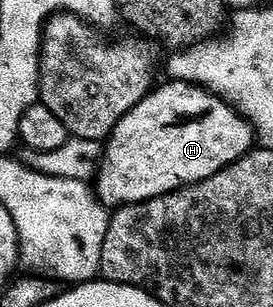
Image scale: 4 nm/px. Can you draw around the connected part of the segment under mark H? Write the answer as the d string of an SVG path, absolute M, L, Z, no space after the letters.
M168 83L154 87L107 138L101 169L95 172L95 195L110 210L203 182L254 147L253 127L226 100L195 84Z

